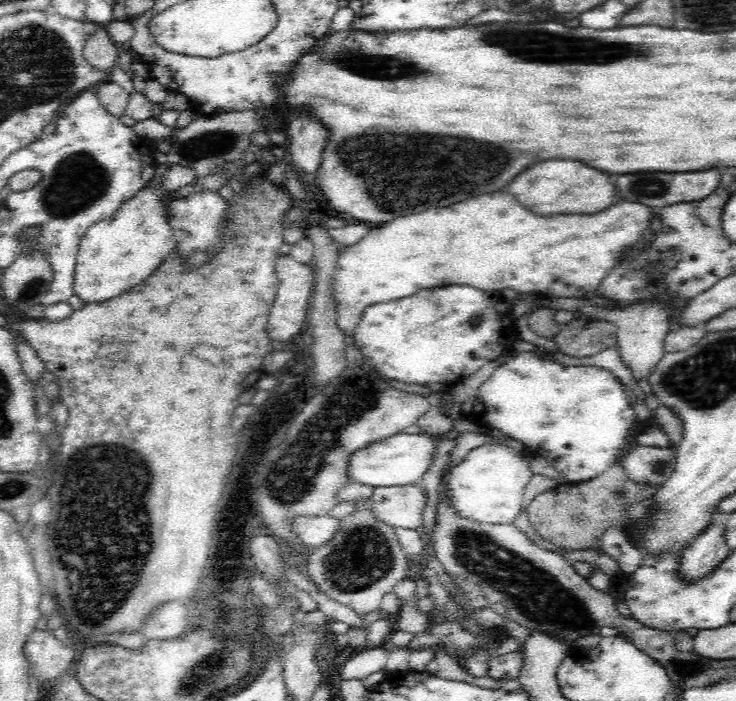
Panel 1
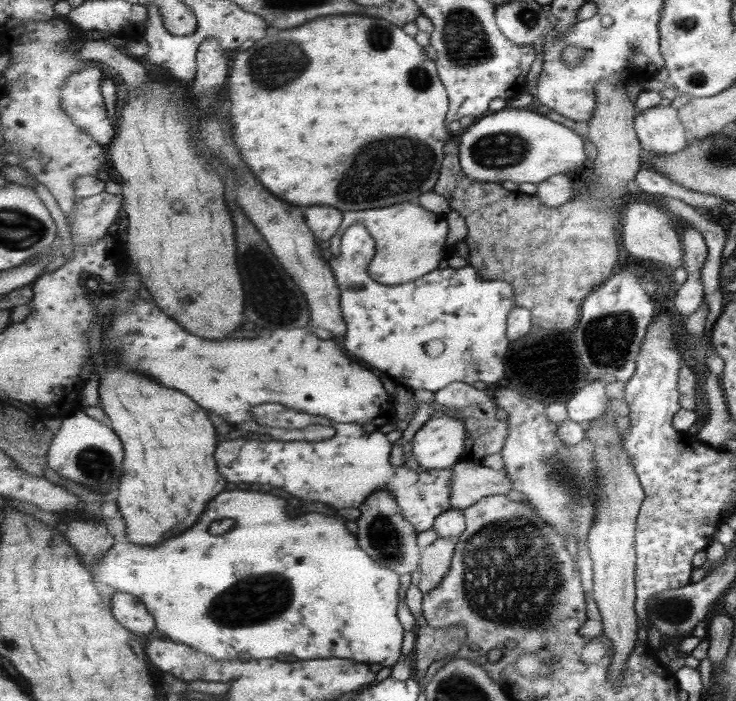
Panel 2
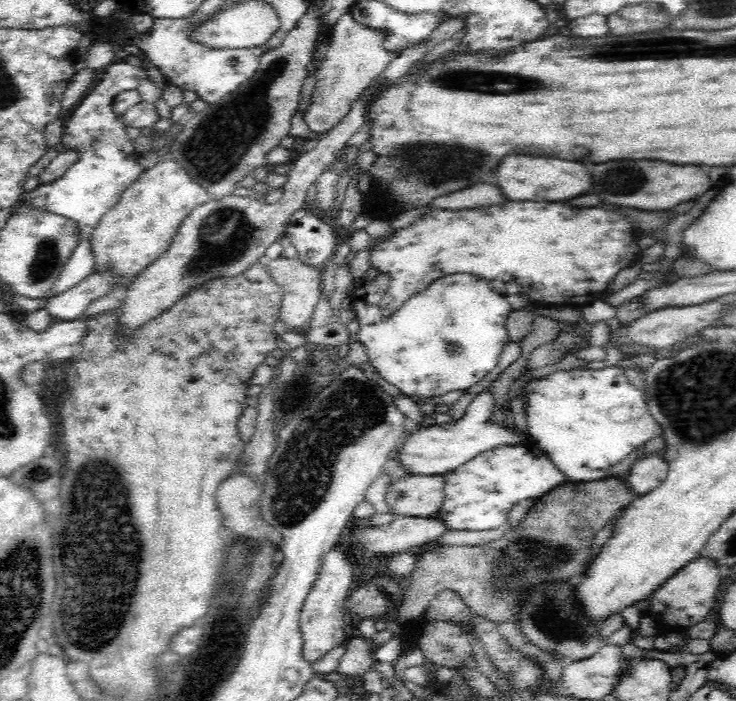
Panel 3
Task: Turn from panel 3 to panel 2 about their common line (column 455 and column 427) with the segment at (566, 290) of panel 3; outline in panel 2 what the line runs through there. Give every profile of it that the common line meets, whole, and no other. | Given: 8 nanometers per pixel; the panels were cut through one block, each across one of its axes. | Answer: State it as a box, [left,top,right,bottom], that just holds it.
[328,202,453,286]

